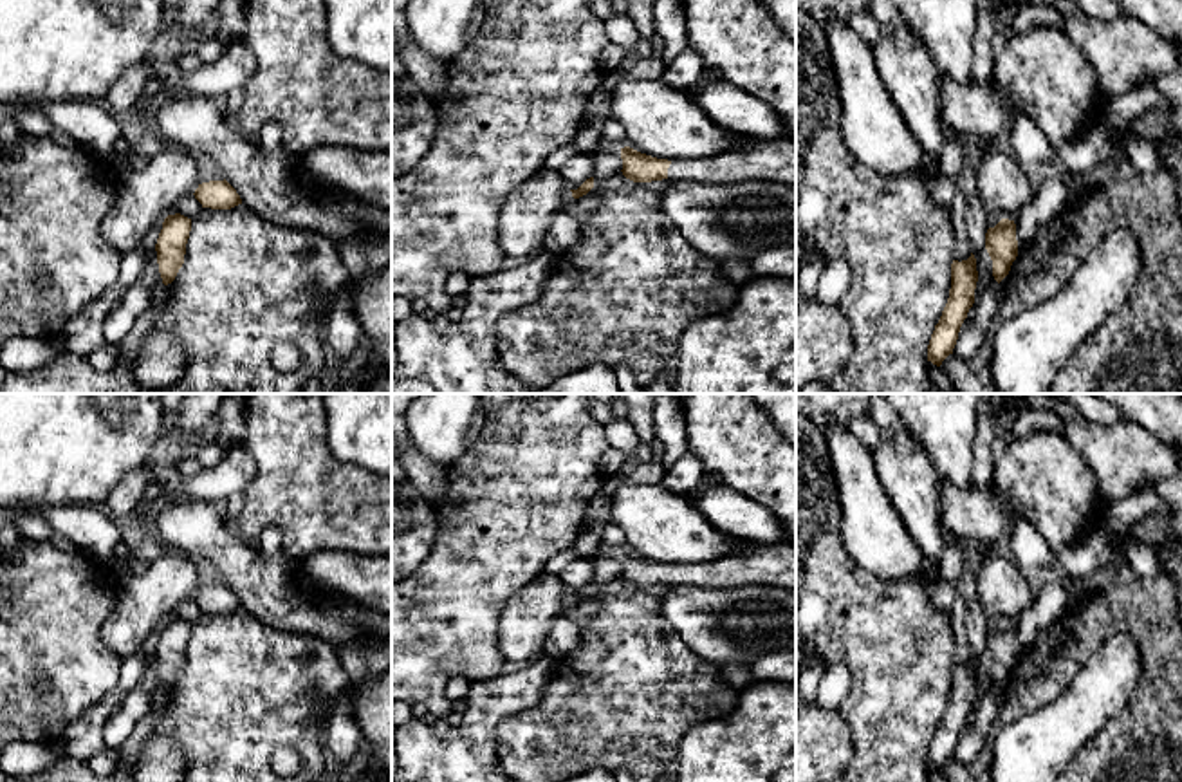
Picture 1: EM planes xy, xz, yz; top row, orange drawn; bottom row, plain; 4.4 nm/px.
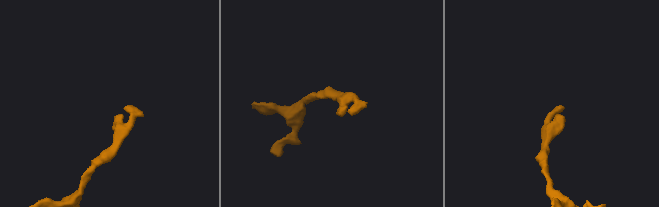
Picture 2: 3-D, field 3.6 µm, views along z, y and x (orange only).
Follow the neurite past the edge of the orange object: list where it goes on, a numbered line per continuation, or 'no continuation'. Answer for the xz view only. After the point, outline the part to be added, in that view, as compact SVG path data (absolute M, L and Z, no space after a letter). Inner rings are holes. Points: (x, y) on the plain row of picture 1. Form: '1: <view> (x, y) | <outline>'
1: xz (747, 564) | M734 542L729 554L709 563L675 563L668 585L749 587L767 585L796 591L796 549L787 544Z

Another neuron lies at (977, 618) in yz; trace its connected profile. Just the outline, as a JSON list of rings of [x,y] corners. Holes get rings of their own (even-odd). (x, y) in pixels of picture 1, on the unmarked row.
[[[965,549],[960,571],[956,596],[962,596],[967,605],[967,638],[971,654],[976,663],[978,686],[974,694],[974,706],[980,699],[1000,692],[993,681],[993,665],[985,654],[987,623],[991,621],[976,592],[976,569],[983,554],[976,549]]]

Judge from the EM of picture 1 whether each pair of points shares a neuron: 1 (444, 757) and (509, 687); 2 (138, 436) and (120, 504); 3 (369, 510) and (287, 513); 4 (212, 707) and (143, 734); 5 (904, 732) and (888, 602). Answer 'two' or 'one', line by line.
1: one
2: two
3: one
4: one
5: one

